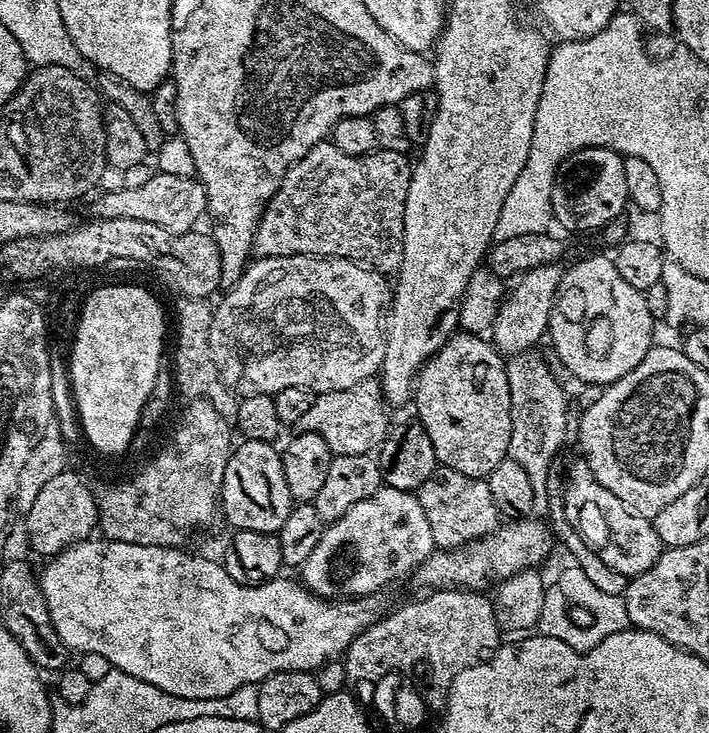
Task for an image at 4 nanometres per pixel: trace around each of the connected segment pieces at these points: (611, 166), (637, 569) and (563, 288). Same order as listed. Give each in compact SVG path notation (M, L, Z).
M583 148L566 157L558 166L552 183L552 215L555 223L560 223L568 232L595 233L611 220L617 219L621 215L620 211L629 203L623 169L624 159L620 153L609 148Z
M583 458L570 461L564 476L564 516L572 523L571 531L580 533L590 550L612 571L631 578L650 570L662 551L658 530L651 519L626 508L617 496L610 494L606 486L597 482Z
M588 256L577 262L573 268L565 267L560 277L560 286L556 290L556 300L552 304L552 313L548 318L547 339L552 339L552 348L564 368L572 376L577 376L584 384L613 384L618 378L630 374L642 358L654 346L652 340L654 317L646 306L644 294L618 274L615 259L608 256Z

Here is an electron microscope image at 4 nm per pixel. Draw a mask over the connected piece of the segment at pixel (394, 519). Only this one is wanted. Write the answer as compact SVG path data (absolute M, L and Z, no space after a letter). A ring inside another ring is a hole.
M381 486L377 492L370 494L370 498L362 498L362 502L357 502L355 506L350 506L350 510L346 510L346 514L342 514L342 518L331 521L325 527L322 538L318 538L318 546L314 546L314 550L310 554L310 558L306 558L306 562L301 564L298 569L299 579L309 592L313 592L316 596L325 598L359 598L361 596L376 596L380 594L387 584L392 584L395 580L400 580L403 576L411 577L416 571L416 567L421 564L425 558L436 548L434 542L434 534L430 534L430 522L426 522L426 513L422 511L420 498L416 492L403 492L402 490L394 490L387 486Z

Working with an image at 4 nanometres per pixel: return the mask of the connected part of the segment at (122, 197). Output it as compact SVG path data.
M164 172L153 173L145 185L135 189L103 191L92 204L92 216L97 219L133 218L170 229L172 233L191 231L202 216L207 213L208 197L199 179L178 177Z

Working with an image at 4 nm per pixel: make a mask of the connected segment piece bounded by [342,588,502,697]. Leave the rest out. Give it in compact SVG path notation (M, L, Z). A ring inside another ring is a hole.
M441 588L429 591L428 596L421 600L412 600L401 608L396 608L392 613L385 615L368 627L365 632L359 632L348 651L342 659L346 666L349 685L355 686L363 682L370 682L380 677L380 672L386 672L387 668L396 668L396 664L406 662L418 654L426 654L430 658L434 669L434 682L436 688L432 688L432 697L440 696L440 688L444 684L452 684L453 678L464 668L469 668L487 660L502 643L502 633L496 624L492 610L491 599L480 590L457 590L456 588Z

